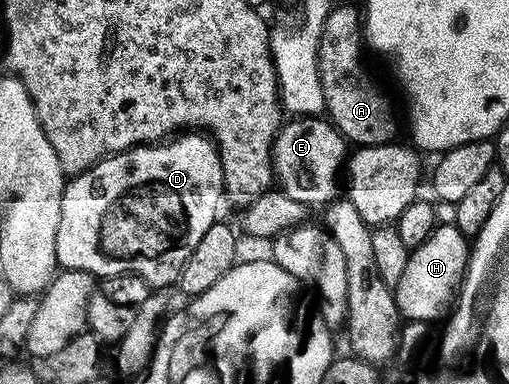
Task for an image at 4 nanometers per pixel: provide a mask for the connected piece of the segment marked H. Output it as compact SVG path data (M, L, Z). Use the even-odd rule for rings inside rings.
M452 224L435 225L434 231L416 249L410 252L408 268L396 288L398 309L403 319L411 322L433 322L445 319L456 305L462 278L466 274L466 263L470 261L471 243Z

